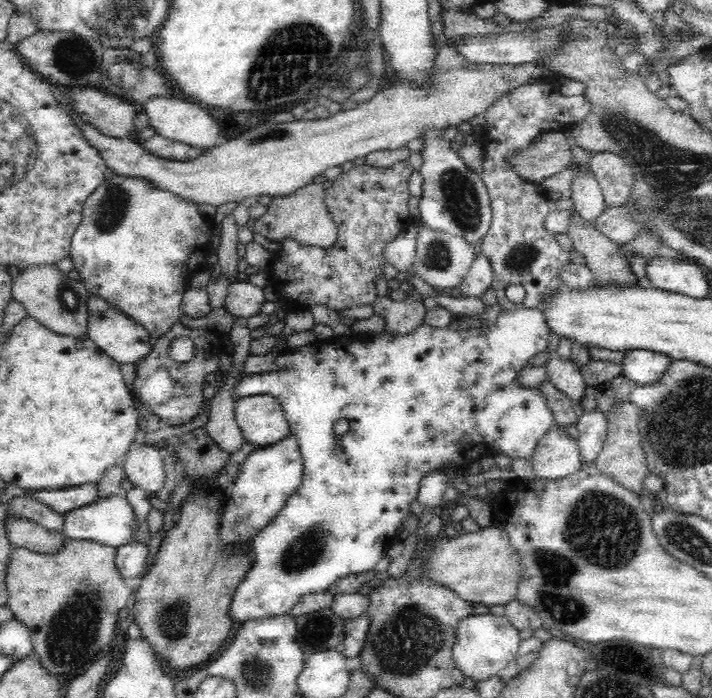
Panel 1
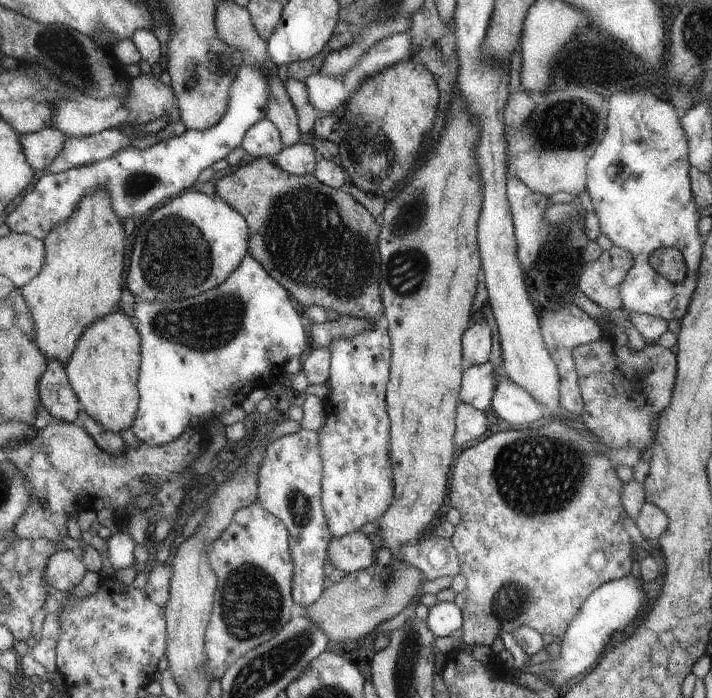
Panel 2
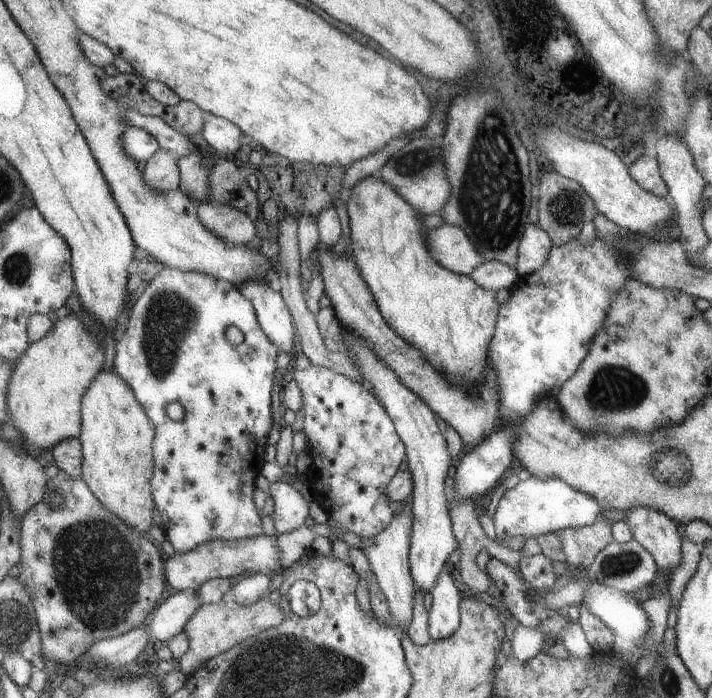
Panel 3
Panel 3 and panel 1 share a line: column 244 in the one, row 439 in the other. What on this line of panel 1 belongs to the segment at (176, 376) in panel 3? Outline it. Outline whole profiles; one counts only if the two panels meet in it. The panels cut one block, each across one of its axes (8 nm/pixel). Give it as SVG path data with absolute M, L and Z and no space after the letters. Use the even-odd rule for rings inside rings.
M500 305L486 308L484 314L470 318L458 318L445 328L435 328L422 323L416 330L407 335L390 335L387 332L366 333L366 340L334 340L324 342L320 346L287 347L286 352L280 352L275 358L275 363L285 371L260 372L258 374L246 374L233 388L238 397L247 397L260 394L271 394L277 399L283 408L285 420L289 424L289 432L296 435L299 442L301 457L303 458L303 475L300 486L296 492L288 497L284 508L276 514L274 521L251 542L254 546L256 559L253 561L248 574L245 574L244 582L237 587L233 595L232 604L229 606L229 616L242 624L254 618L270 618L286 615L287 612L304 596L324 593L336 580L348 574L360 574L374 568L388 550L399 545L399 527L401 520L410 513L409 503L416 500L418 494L418 482L422 476L426 476L432 470L442 470L444 464L464 466L470 462L476 462L478 456L490 455L490 452L504 452L510 458L530 458L541 436L544 436L555 425L552 411L547 407L547 399L537 387L524 388L516 381L516 374L531 364L534 354L546 351L549 327L546 325L545 314L537 308L521 307L520 310L504 311ZM346 418L349 429L340 436L334 432L334 424Z

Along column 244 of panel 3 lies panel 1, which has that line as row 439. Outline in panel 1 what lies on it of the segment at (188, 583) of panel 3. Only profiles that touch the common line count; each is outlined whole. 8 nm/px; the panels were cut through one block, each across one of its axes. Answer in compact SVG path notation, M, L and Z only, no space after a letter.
M556 424L540 437L529 460L535 478L544 480L556 481L576 474L582 467L576 440Z

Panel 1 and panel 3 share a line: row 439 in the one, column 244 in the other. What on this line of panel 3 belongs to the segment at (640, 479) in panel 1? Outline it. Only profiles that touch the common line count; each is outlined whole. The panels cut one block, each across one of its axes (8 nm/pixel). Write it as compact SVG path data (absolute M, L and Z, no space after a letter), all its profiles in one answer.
M227 596L216 603L199 605L183 627L182 631L187 636L188 648L178 658L177 668L183 674L193 674L206 660L221 652L225 652L233 647L234 644L241 643L242 640L249 639L250 636L255 636L259 632L277 627L285 619L286 614L282 612L281 608L278 608L277 604L272 604L269 600L264 599L259 599L250 605L241 605Z

